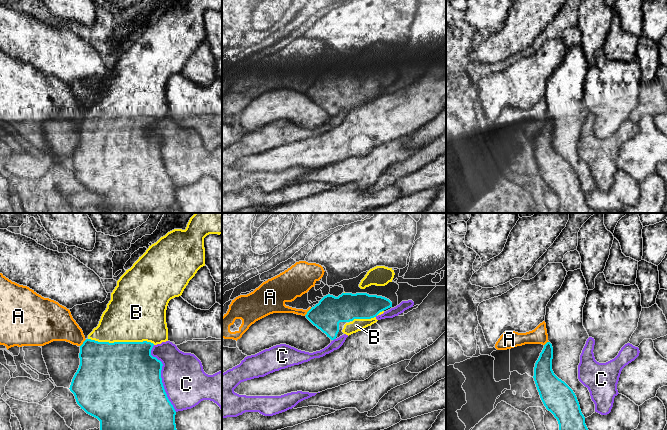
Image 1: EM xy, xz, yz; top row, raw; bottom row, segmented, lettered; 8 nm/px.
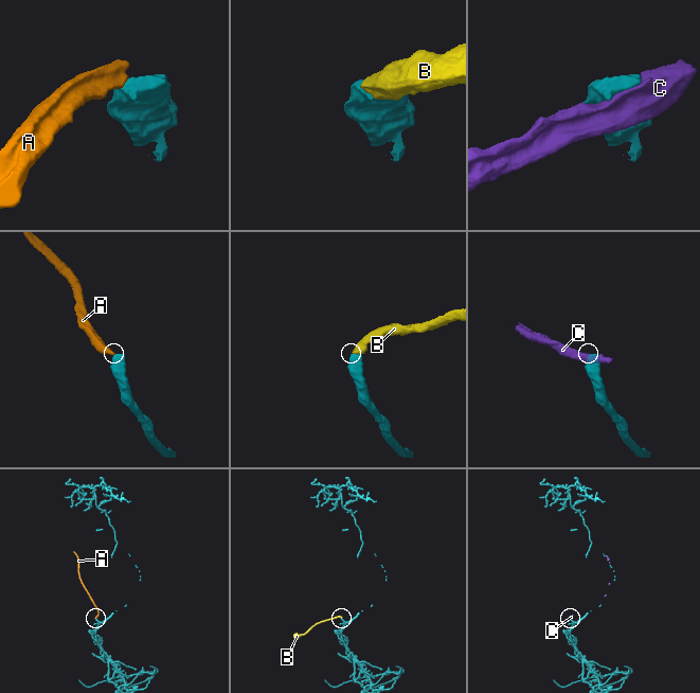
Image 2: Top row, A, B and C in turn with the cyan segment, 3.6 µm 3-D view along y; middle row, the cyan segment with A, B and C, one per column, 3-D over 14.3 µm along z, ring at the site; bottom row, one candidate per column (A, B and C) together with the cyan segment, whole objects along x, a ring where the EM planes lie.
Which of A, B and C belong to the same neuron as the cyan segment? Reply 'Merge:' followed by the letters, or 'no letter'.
Merge: B

